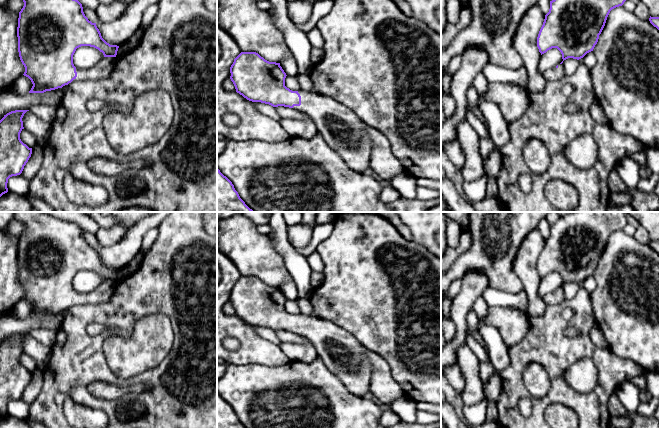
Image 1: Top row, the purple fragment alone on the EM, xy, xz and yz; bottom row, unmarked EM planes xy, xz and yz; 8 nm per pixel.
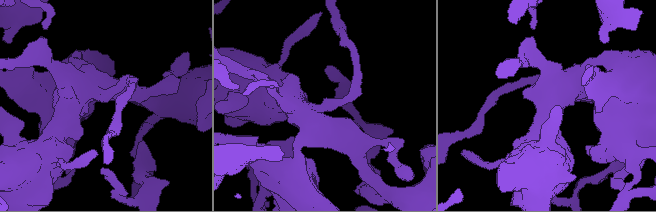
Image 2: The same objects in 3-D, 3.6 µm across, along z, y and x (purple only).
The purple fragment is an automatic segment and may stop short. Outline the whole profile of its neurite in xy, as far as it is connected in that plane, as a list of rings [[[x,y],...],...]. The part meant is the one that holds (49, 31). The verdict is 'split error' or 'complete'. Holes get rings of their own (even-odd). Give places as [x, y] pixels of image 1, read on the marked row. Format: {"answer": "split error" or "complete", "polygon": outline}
{"answer": "split error", "polygon": [[[23,0],[23,2],[24,6],[19,12],[17,37],[19,57],[25,67],[23,75],[28,77],[33,84],[29,93],[44,93],[62,88],[72,81],[98,80],[108,78],[112,74],[119,46],[110,45],[102,38],[96,23],[88,20],[78,0]],[[81,46],[98,49],[103,53],[104,58],[89,69],[76,68],[73,64],[73,55]]]}

